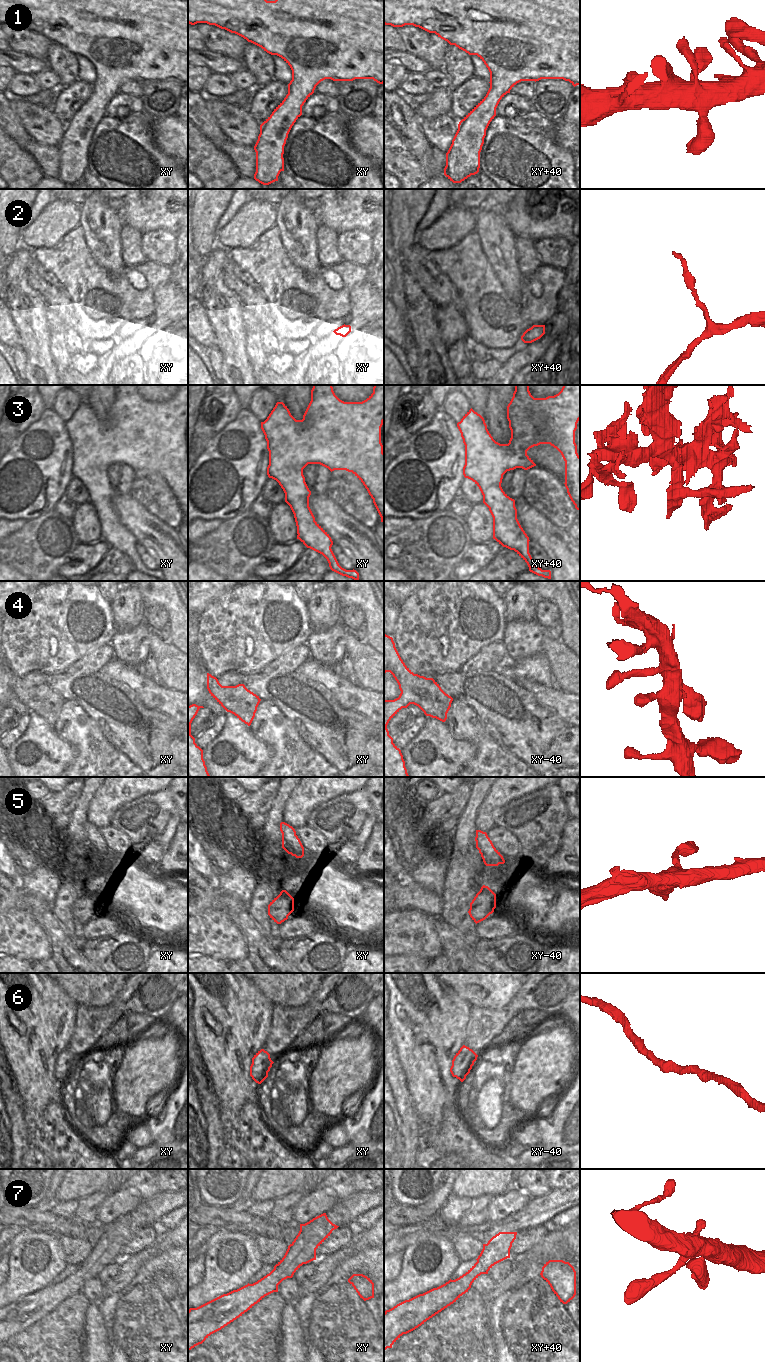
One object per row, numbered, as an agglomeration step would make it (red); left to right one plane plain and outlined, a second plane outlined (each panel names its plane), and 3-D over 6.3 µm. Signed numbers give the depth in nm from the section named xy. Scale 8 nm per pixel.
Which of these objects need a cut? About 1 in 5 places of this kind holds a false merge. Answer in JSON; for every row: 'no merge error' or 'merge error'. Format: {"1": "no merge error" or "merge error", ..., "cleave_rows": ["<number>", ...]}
{"1": "no merge error", "2": "no merge error", "3": "merge error", "4": "no merge error", "5": "no merge error", "6": "no merge error", "7": "no merge error", "cleave_rows": ["3"]}

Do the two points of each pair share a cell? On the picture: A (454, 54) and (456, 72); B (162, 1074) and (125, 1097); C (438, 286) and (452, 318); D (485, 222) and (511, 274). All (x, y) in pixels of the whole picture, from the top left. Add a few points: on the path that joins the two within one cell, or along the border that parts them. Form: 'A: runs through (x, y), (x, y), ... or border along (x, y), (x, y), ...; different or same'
A: runs through (457, 58), (457, 68); same
B: runs through (153, 1074), (148, 1074), (134, 1088); same
C: border along (437, 306), (453, 305), (461, 314); different
D: runs through (495, 235), (499, 245), (500, 259), (503, 262); same

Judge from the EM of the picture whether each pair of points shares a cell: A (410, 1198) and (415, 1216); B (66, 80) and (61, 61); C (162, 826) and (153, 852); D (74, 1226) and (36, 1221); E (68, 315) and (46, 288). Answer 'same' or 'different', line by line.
A: different
B: same
C: same
D: same
E: same

